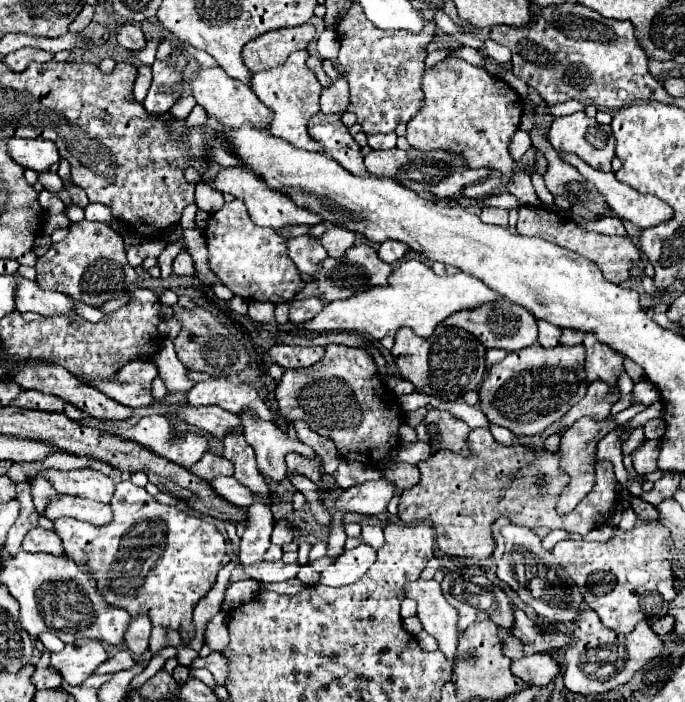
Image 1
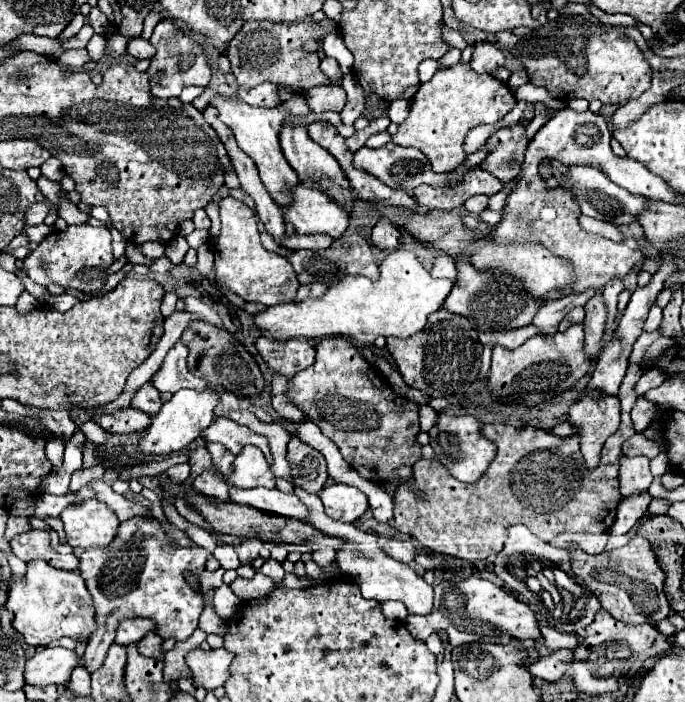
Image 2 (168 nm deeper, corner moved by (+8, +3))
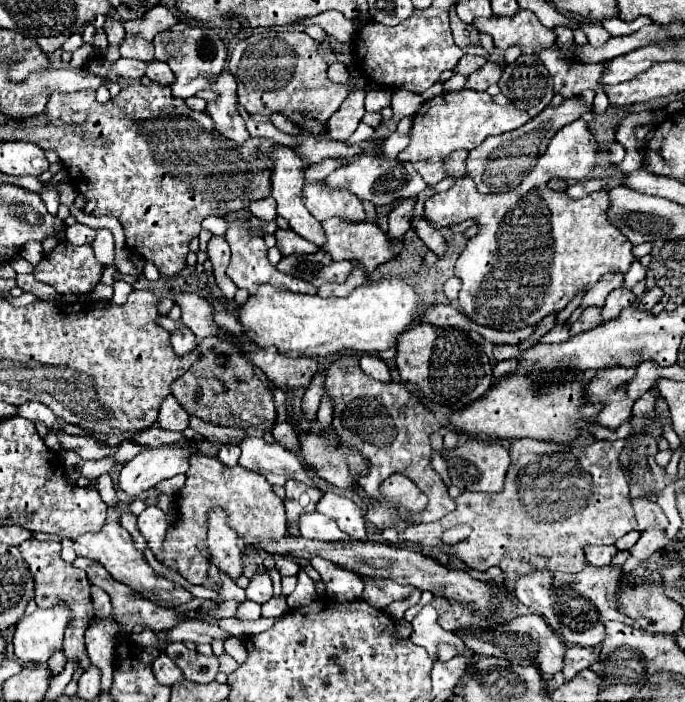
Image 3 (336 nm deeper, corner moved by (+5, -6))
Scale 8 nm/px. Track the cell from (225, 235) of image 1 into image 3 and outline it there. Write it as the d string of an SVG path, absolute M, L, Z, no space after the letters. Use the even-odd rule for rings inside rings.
M233 218L229 220L229 228L225 232L225 240L229 242L231 246L231 262L229 262L229 268L227 268L227 276L233 280L233 284L237 288L243 288L247 290L249 294L255 294L257 288L261 284L271 284L271 286L277 286L277 288L287 288L291 292L299 292L299 294L317 294L317 288L313 288L311 284L295 278L295 276L289 276L289 274L283 274L279 272L269 260L267 260L267 246L263 242L263 238L251 234L243 224L247 222L247 218Z

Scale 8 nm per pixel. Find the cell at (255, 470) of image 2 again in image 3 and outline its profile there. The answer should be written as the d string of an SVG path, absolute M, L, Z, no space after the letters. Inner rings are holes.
M195 452L195 458L191 458L191 466L187 470L187 484L175 496L175 502L181 520L167 532L163 550L159 552L157 560L165 566L175 568L191 584L201 584L207 576L207 558L197 550L197 544L205 542L205 518L211 506L223 506L227 510L231 526L239 534L239 538L243 538L245 546L253 546L259 540L279 540L287 532L283 500L273 492L271 484L267 482L267 478L263 478L263 474L247 470L243 466L223 466L217 458L203 456L199 452Z

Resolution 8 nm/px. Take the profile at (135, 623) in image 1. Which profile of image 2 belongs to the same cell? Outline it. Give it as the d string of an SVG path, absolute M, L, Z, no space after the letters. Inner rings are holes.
M146 635L142 641L138 641L138 651L144 655L144 657L150 657L150 659L160 659L162 655L162 637L160 635Z

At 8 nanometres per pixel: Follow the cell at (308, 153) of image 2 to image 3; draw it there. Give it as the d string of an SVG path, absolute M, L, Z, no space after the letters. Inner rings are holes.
M305 178L303 204L319 222L333 216L357 220L357 222L365 220L363 204L355 194L351 194L345 188L329 188L323 180L309 182Z

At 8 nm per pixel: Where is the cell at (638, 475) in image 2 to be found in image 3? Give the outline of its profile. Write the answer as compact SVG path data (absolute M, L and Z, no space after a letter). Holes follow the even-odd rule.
M641 496L641 498L633 498L631 506L635 510L635 520L637 520L637 528L645 530L649 526L663 526L663 510L651 502L649 498Z

